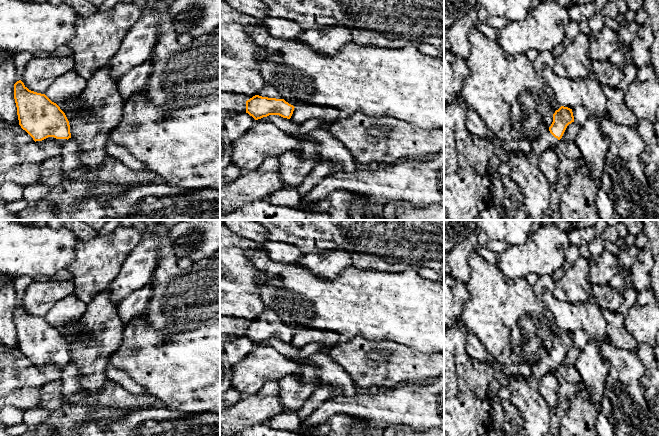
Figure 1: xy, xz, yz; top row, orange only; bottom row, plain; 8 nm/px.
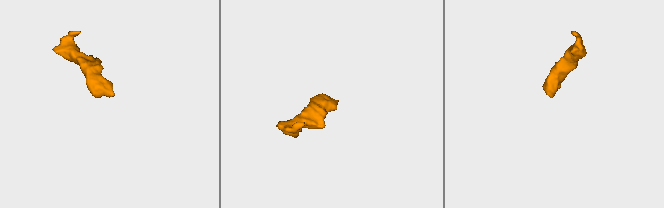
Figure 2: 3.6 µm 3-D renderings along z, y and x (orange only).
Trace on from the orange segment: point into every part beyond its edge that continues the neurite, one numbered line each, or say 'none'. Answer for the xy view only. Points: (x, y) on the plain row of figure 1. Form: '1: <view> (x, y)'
1: xy (50, 363)

